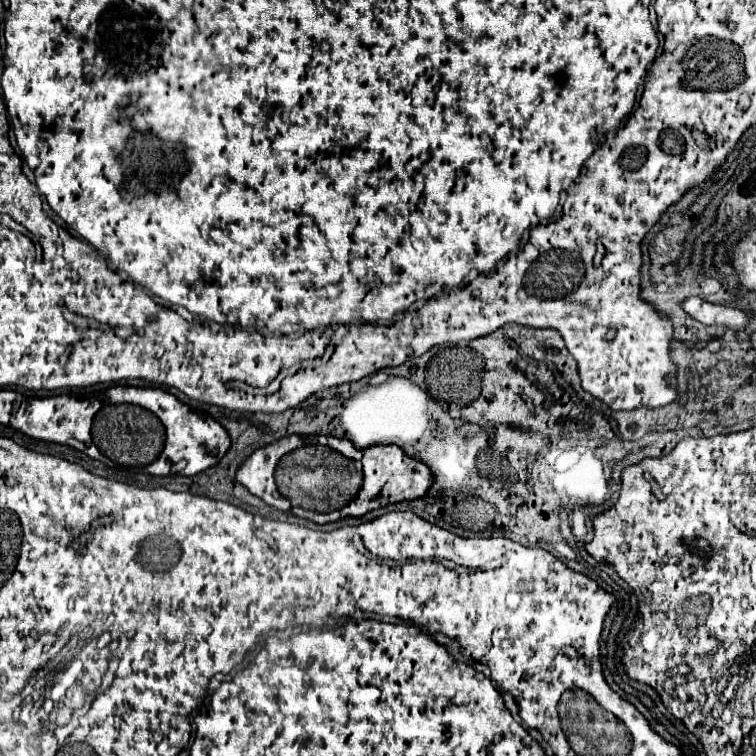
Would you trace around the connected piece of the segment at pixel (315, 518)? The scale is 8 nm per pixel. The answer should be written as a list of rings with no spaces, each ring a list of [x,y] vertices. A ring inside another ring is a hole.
[[[342,508],[330,513],[317,513],[311,511],[311,521],[322,525],[341,520],[341,518],[342,518]]]

